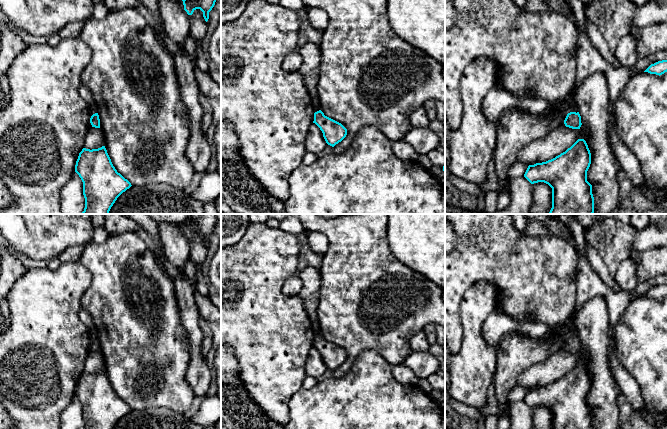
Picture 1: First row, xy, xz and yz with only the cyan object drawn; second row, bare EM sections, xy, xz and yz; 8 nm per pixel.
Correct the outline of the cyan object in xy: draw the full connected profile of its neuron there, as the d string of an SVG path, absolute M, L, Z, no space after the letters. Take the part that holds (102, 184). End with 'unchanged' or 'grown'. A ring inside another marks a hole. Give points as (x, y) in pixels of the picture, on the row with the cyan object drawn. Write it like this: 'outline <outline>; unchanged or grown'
outline M105 146L98 149L83 148L75 165L75 172L83 182L85 208L81 214L109 214L117 198L132 185L113 166Z; unchanged

